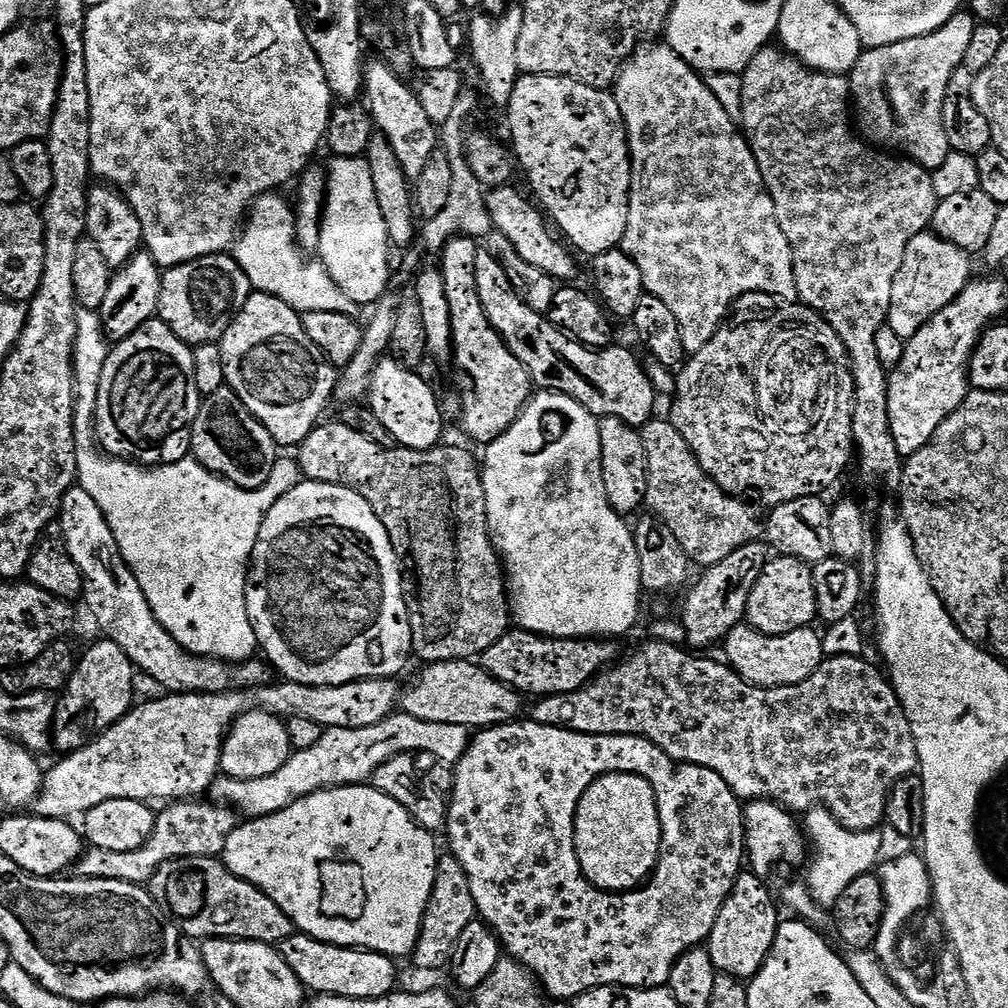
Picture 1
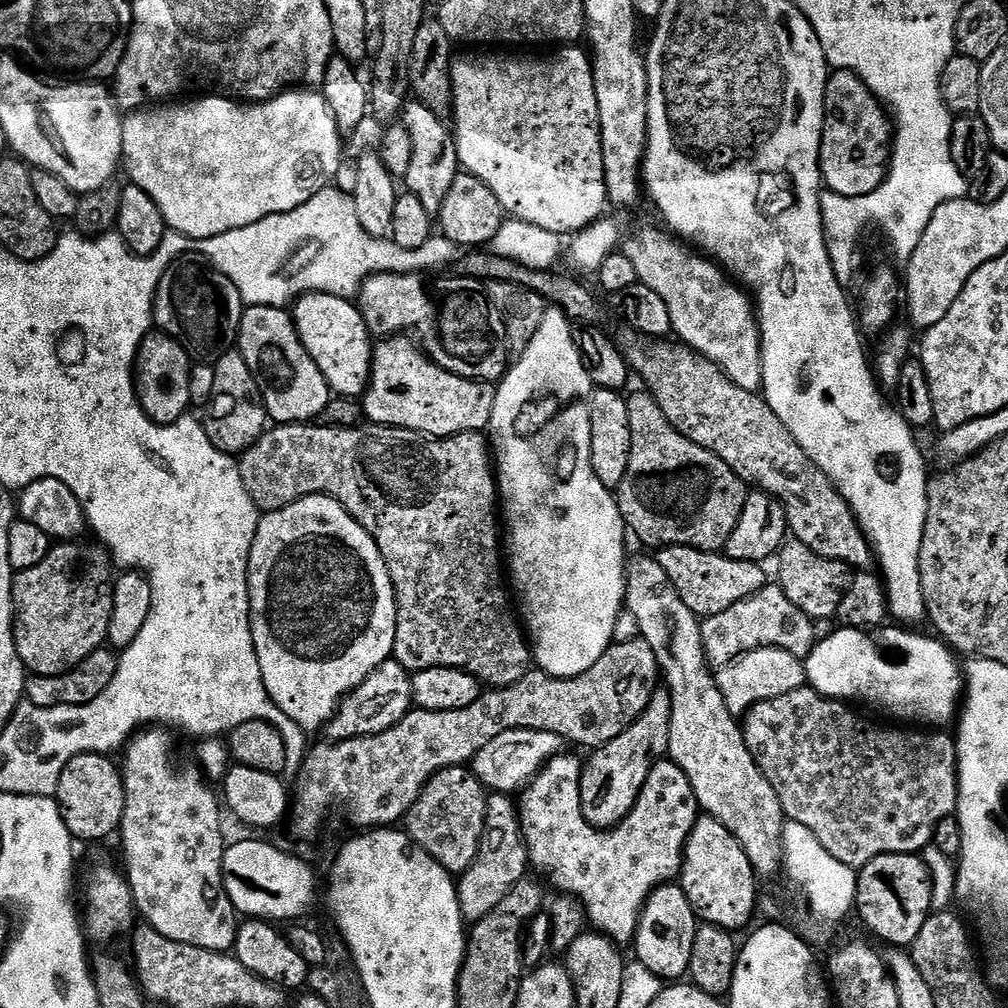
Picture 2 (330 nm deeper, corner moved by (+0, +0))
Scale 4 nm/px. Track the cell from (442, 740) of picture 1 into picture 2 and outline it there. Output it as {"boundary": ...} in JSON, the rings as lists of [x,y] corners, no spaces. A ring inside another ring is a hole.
{"boundary":[[[515,728],[486,742],[486,746],[482,746],[482,750],[478,750],[476,757],[470,761],[470,767],[476,773],[476,777],[484,783],[485,789],[516,794],[528,787],[545,762],[561,755],[565,748],[566,742],[558,734]]]}

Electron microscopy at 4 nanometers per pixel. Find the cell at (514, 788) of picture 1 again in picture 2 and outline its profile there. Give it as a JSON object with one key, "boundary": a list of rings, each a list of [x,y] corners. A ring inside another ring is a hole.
{"boundary":[[[561,754],[545,762],[539,774],[519,793],[520,833],[528,847],[528,862],[533,869],[540,868],[539,875],[549,885],[552,883],[557,893],[568,893],[580,900],[587,923],[595,931],[611,936],[617,946],[631,945],[636,938],[640,912],[650,893],[679,877],[680,867],[684,865],[684,847],[702,809],[694,794],[694,786],[690,786],[690,778],[686,778],[672,759],[661,758],[652,765],[630,814],[613,828],[593,828],[590,822],[586,822],[580,805],[582,760],[568,755]]]}

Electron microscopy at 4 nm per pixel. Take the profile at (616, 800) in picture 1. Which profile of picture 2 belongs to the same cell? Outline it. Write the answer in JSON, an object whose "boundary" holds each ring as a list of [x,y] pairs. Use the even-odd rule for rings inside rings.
{"boundary":[[[658,686],[652,691],[652,697],[646,706],[646,710],[642,710],[642,714],[637,720],[626,730],[622,730],[622,734],[618,734],[618,738],[606,742],[589,755],[592,757],[586,760],[580,773],[580,805],[586,822],[590,822],[593,828],[613,828],[614,825],[622,822],[622,818],[626,818],[630,814],[630,810],[650,774],[652,765],[657,760],[668,756],[671,713],[672,696],[667,687]]]}

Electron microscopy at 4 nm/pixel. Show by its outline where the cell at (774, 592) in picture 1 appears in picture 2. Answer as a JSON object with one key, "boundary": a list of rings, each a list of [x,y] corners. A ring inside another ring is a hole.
{"boundary":[[[674,544],[659,549],[655,560],[666,570],[666,578],[674,582],[674,590],[678,590],[678,598],[690,606],[697,618],[710,617],[729,610],[734,602],[742,602],[742,598],[750,598],[758,590],[762,590],[766,577],[759,563],[754,561],[735,561],[720,552],[700,552],[690,546]]]}

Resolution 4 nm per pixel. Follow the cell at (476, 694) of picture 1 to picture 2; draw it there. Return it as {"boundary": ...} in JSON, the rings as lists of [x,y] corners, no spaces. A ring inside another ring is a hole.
{"boundary":[[[389,658],[341,700],[339,708],[326,725],[327,739],[335,742],[353,740],[359,736],[376,736],[397,724],[412,707],[412,677],[399,662]]]}

